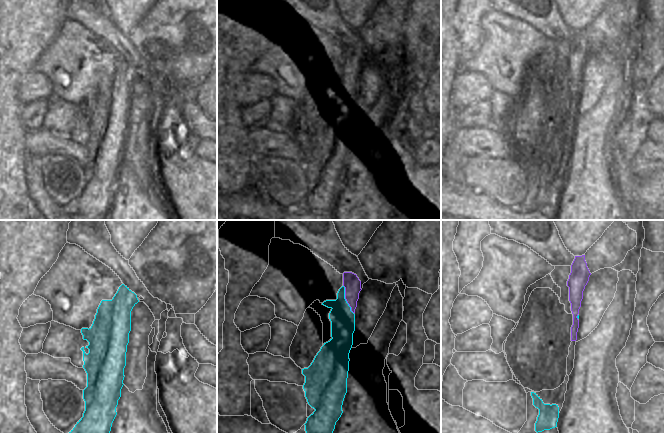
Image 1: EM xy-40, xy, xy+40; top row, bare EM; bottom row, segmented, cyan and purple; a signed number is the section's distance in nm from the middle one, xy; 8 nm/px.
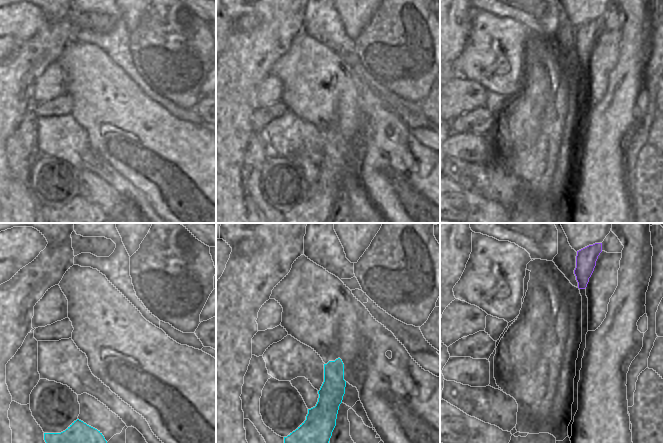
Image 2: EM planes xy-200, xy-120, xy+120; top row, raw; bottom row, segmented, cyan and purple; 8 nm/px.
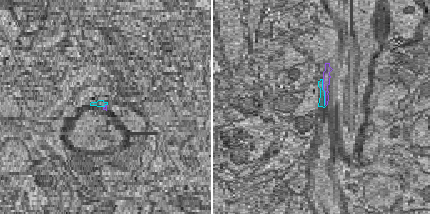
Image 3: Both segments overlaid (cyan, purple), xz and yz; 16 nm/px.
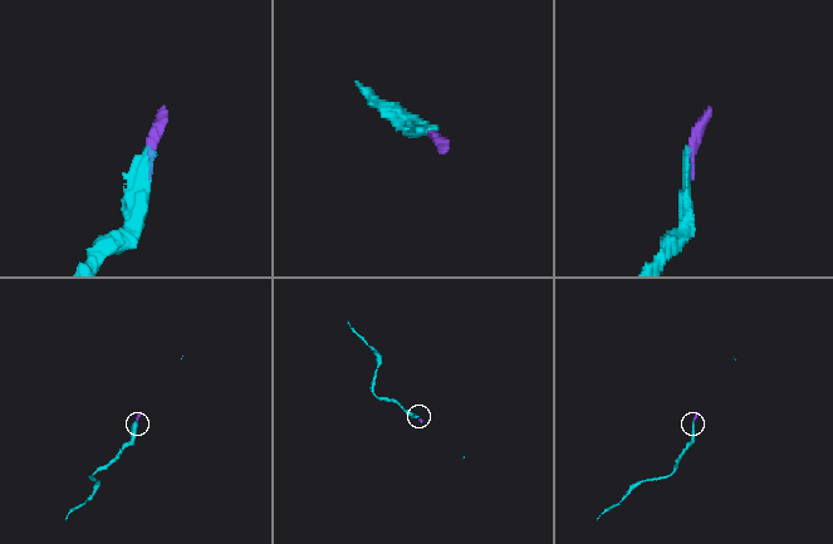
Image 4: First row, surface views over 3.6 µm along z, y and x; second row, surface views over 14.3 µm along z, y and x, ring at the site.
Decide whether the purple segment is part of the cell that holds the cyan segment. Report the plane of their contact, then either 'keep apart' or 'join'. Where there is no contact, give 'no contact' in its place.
xy | join

